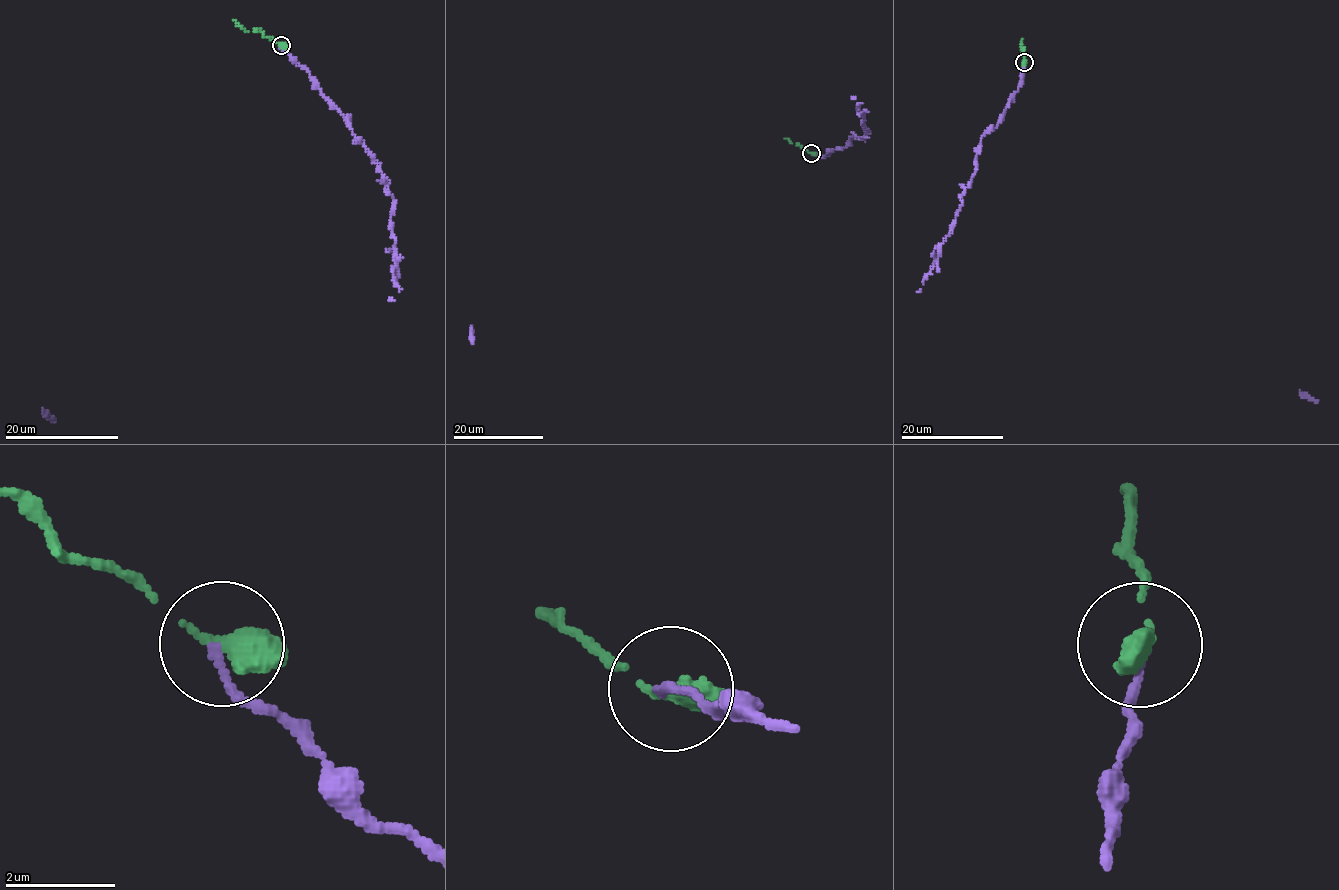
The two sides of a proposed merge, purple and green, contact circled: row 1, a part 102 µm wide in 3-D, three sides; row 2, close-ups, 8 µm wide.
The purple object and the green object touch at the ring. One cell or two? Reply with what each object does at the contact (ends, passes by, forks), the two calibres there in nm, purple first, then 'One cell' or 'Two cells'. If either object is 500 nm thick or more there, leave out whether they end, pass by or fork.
At the ring purple ends. At the ring green ends. Thickness 140 nm (purple) against 480 nm. One cell

